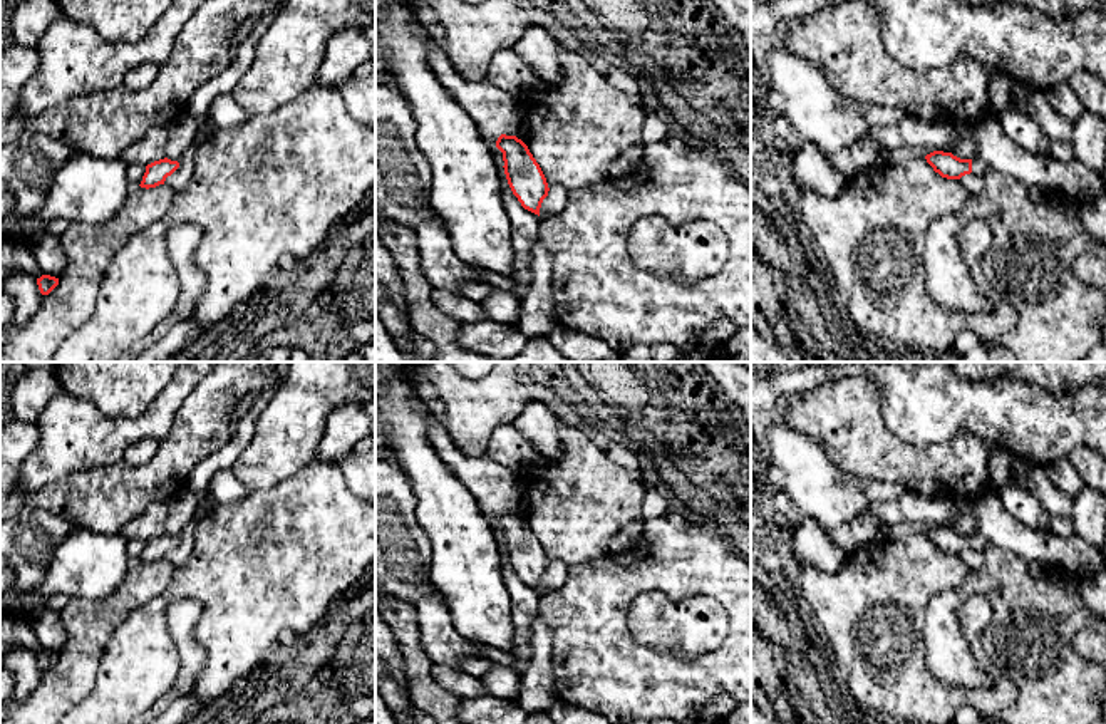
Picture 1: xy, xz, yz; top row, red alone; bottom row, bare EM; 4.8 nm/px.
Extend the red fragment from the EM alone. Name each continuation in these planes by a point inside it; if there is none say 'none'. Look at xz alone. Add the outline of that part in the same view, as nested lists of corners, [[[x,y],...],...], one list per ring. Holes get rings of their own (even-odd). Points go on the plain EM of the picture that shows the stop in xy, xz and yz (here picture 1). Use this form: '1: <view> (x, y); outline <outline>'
none

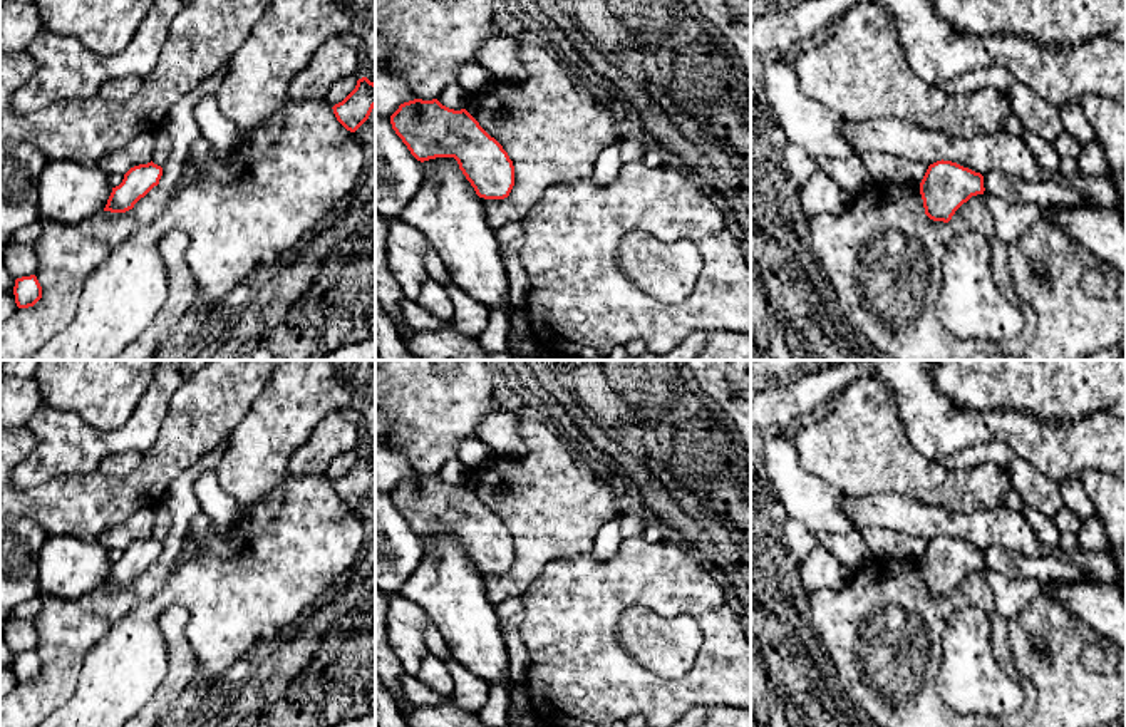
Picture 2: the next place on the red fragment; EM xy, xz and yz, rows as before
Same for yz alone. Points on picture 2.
none

